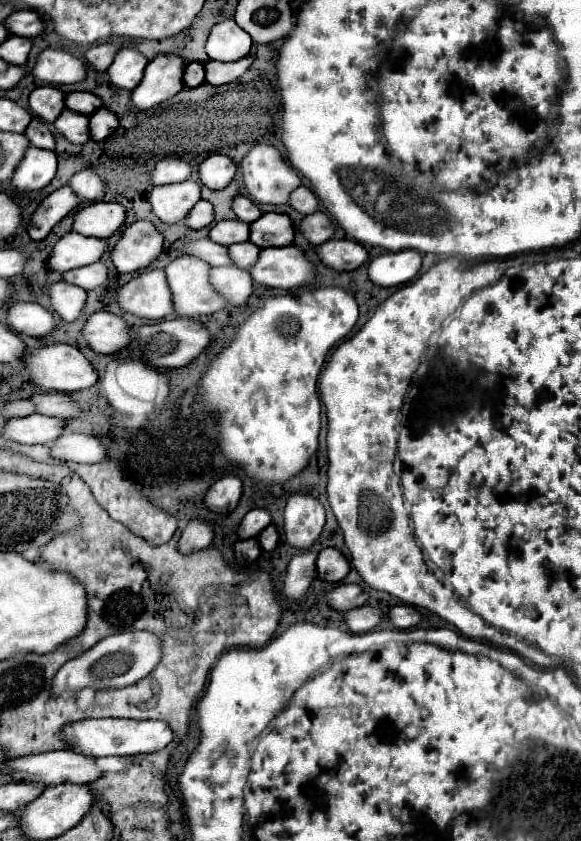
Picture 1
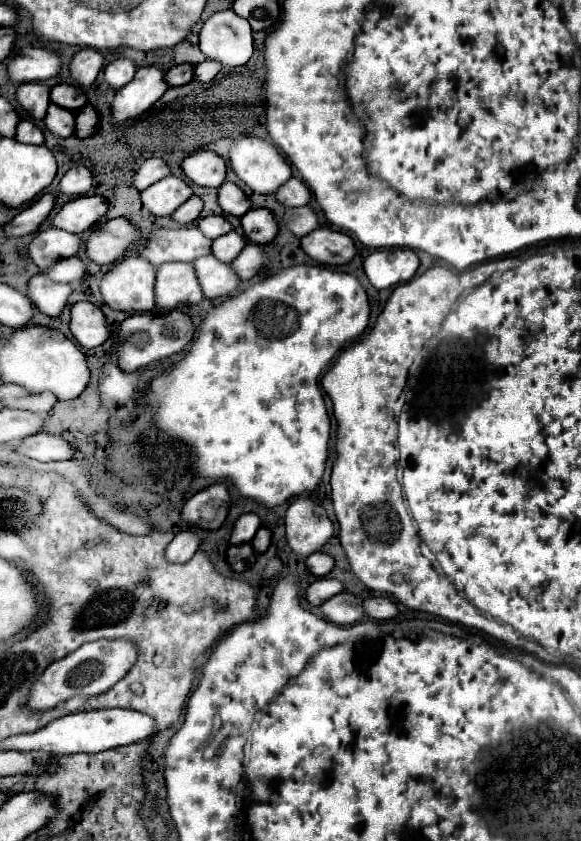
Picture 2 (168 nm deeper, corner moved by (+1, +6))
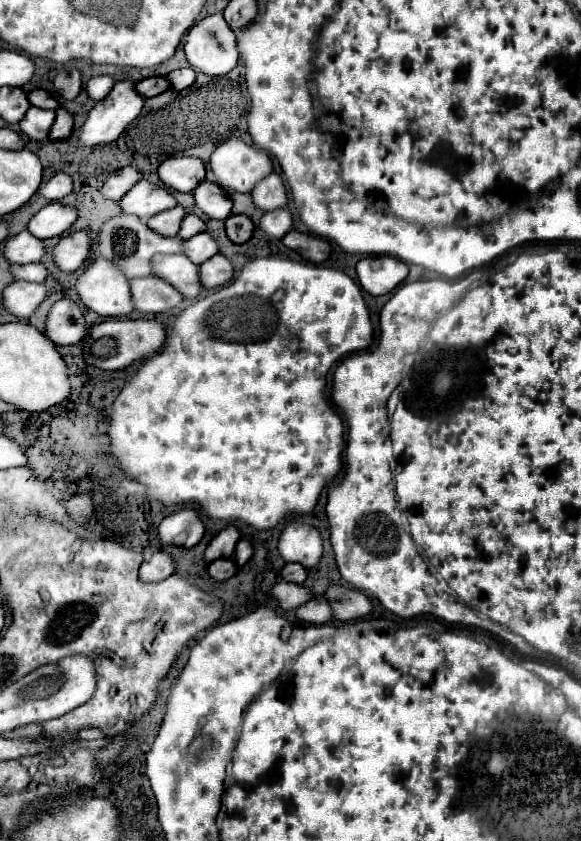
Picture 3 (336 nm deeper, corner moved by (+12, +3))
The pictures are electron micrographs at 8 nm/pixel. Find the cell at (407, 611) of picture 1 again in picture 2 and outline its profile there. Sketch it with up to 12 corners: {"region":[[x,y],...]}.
{"region":[[385,596],[363,600],[367,616],[391,620],[397,604]]}

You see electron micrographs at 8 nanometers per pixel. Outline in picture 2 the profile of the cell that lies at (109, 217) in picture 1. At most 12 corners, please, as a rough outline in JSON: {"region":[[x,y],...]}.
{"region":[[103,196],[75,198],[53,226],[81,234],[107,214]]}

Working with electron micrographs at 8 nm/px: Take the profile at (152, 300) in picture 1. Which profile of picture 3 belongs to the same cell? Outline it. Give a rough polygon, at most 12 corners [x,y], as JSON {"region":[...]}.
{"region":[[108,259],[76,279],[88,309],[122,317],[134,309],[128,279]]}

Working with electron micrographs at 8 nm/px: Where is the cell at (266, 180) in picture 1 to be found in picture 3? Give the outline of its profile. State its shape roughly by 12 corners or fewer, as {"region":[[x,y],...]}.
{"region":[[232,137],[210,155],[224,191],[272,173],[266,151]]}

